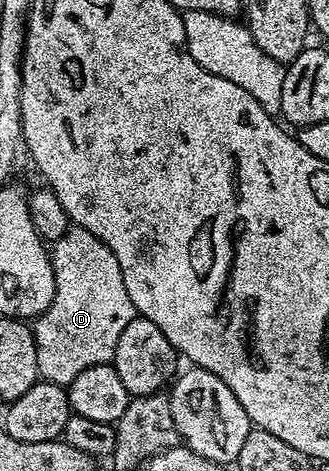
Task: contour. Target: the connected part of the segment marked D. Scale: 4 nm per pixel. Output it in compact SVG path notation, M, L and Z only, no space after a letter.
M70 227L51 248L55 298L49 311L32 325L39 358L38 377L51 384L69 385L87 366L112 361L119 334L135 319L135 309L123 284L119 258L95 234Z

